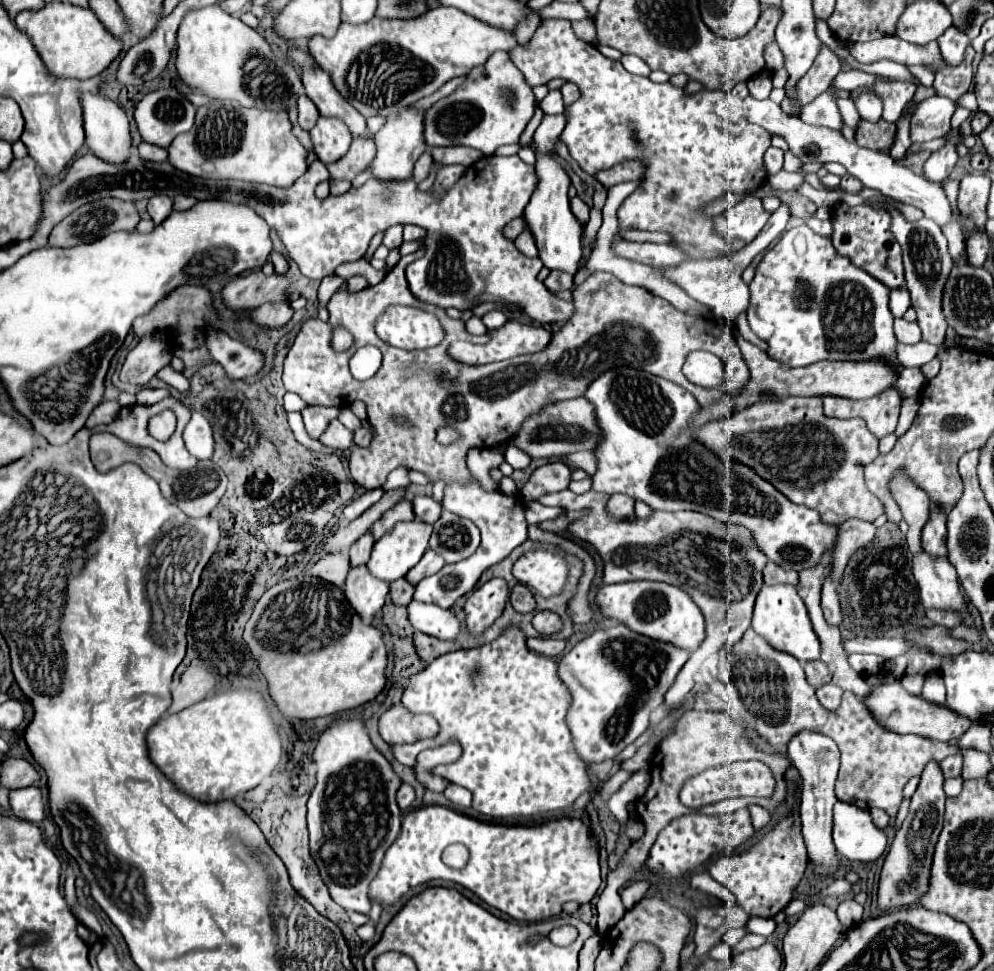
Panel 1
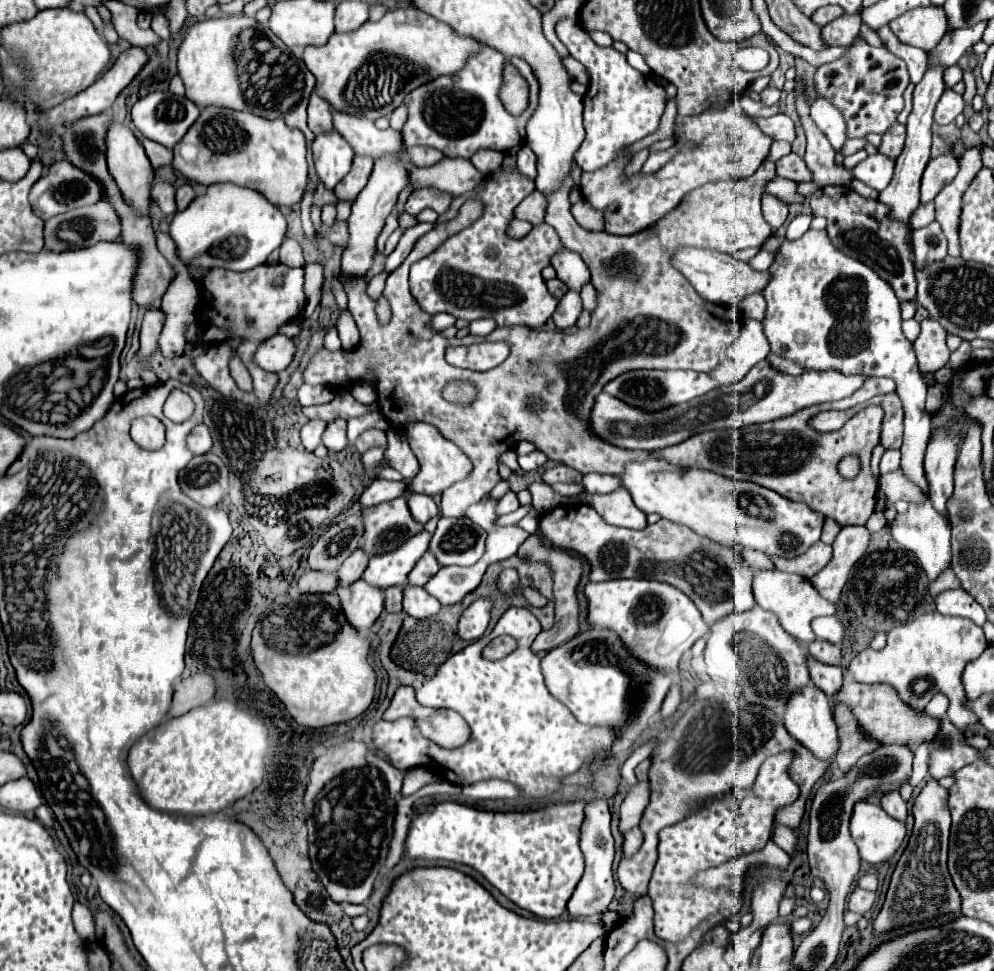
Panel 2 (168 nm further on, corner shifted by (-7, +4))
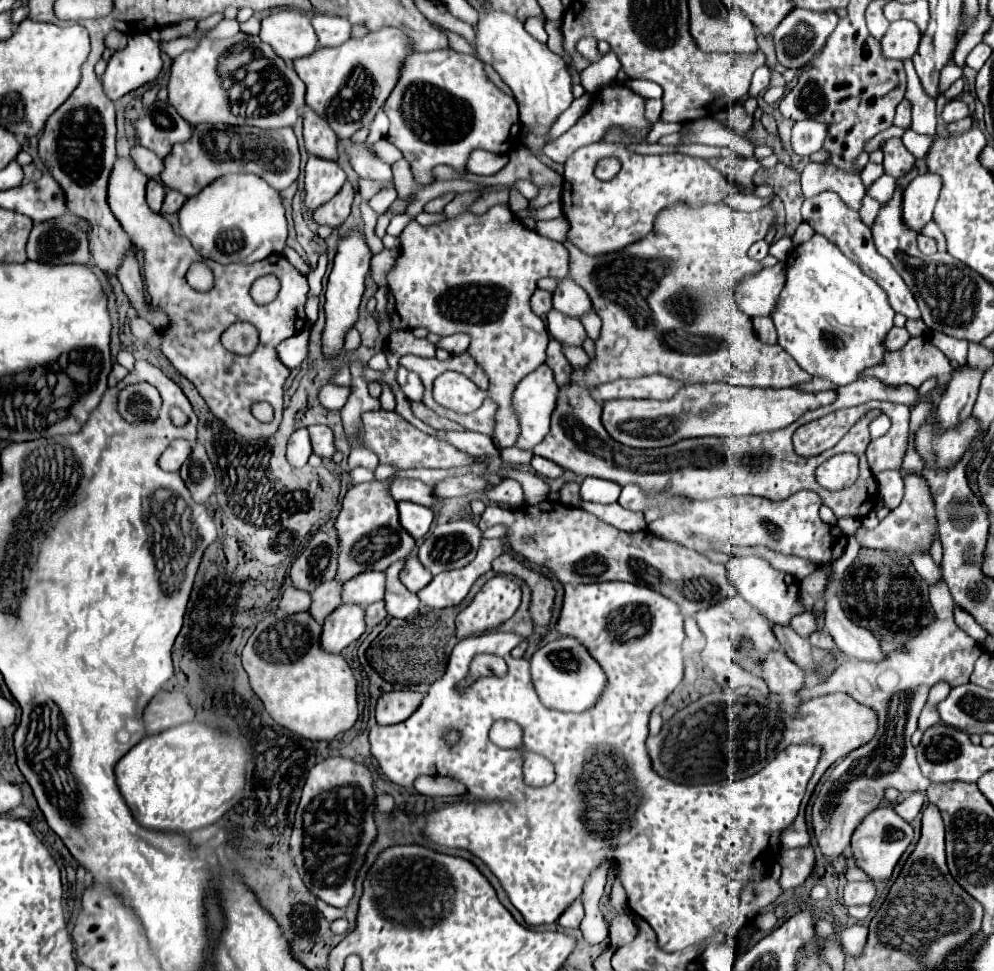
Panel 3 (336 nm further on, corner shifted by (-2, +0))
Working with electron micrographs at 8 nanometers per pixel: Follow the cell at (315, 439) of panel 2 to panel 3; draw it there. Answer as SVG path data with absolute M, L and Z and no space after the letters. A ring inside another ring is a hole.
M298 429L292 433L292 437L288 439L288 451L286 451L286 461L300 469L308 463L308 457L312 453L312 447L310 447L310 437L308 437L308 431L306 429Z

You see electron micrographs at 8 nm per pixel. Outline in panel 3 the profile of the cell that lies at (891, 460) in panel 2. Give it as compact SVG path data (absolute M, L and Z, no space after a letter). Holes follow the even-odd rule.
M882 471L876 475L878 481L878 491L884 499L884 503L894 509L896 505L900 505L902 495L904 495L904 481L900 477L898 471Z

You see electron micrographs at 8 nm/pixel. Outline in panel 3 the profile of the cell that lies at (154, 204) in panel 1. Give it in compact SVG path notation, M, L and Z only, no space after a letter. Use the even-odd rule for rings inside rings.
M150 179L146 183L146 201L148 201L148 205L150 205L152 211L156 211L156 213L160 211L162 201L164 201L164 195L166 195L166 191L164 191L164 187L162 187L160 181Z

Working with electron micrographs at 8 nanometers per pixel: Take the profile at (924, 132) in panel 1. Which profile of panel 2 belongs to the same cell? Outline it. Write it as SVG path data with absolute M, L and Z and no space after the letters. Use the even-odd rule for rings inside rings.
M947 89L947 91L941 95L941 99L939 99L937 107L935 107L933 119L935 119L937 125L949 125L949 123L955 121L955 117L957 117L959 113L963 113L963 109L965 109L963 97L961 97L959 93Z

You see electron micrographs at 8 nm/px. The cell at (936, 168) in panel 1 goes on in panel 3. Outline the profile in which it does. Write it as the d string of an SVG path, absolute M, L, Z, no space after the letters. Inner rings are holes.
M932 173L918 175L904 189L902 195L902 217L908 223L908 229L922 231L922 227L932 219L932 211L936 205L936 197L940 193L940 177Z

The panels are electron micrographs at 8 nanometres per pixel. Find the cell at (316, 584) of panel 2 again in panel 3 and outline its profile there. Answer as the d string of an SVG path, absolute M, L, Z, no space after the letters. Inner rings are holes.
M288 587L282 593L282 599L278 603L278 609L284 613L302 613L308 607L310 607L310 593L294 589L294 587Z

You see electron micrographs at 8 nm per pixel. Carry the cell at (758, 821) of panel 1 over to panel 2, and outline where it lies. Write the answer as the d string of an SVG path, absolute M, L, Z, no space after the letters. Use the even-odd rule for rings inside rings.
M777 821L773 823L771 839L773 839L783 851L787 851L787 853L791 853L791 851L795 849L795 841L797 841L793 829L789 829L789 827L785 827L785 825L777 825Z

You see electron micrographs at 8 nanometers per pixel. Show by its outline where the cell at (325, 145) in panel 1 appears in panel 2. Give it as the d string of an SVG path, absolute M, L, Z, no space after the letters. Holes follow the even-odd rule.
M337 131L317 135L311 149L319 181L333 189L349 173L355 155L353 149L349 149L349 143Z

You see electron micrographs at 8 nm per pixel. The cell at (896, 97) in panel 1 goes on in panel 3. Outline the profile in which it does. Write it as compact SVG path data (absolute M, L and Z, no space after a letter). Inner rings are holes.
M906 99L900 101L900 105L896 107L896 117L894 117L894 125L908 129L910 127L910 103Z

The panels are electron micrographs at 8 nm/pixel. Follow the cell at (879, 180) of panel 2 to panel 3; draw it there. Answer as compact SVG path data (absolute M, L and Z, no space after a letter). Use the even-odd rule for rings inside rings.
M883 174L882 177L870 187L868 195L874 197L874 199L878 199L880 205L884 205L884 201L890 201L890 199L892 199L895 187L896 179L887 174Z

